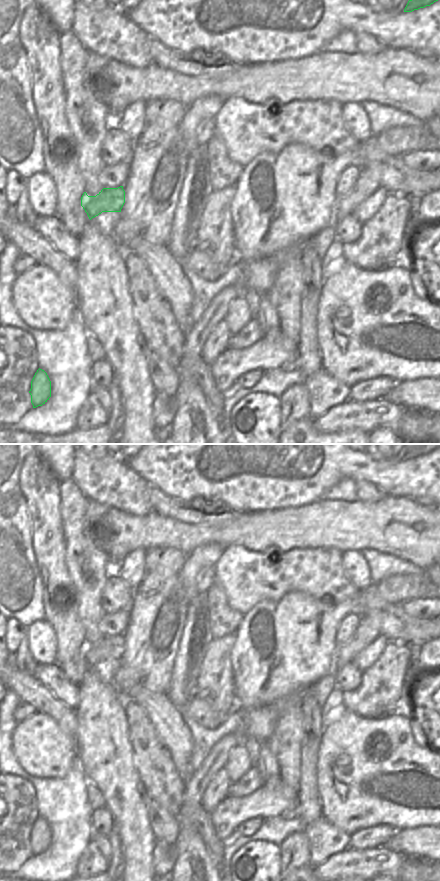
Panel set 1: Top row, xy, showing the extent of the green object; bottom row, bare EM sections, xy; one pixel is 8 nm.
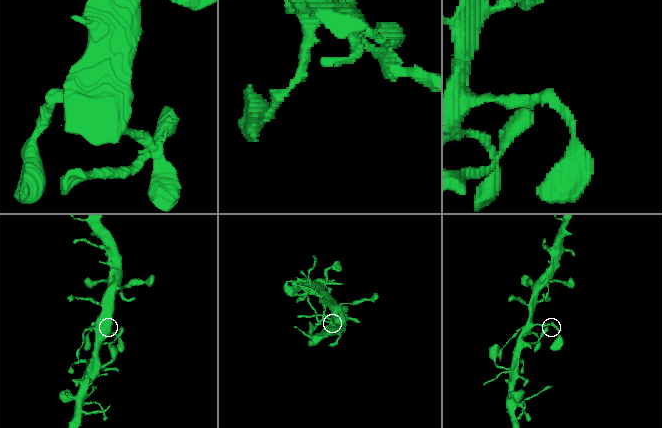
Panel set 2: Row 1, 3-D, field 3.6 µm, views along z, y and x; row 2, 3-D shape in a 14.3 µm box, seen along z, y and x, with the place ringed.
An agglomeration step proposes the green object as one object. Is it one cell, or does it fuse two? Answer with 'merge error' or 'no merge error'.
no merge error

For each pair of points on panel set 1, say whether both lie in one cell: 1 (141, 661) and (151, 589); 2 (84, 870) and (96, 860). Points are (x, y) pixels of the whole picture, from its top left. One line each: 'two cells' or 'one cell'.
1: one cell
2: one cell

